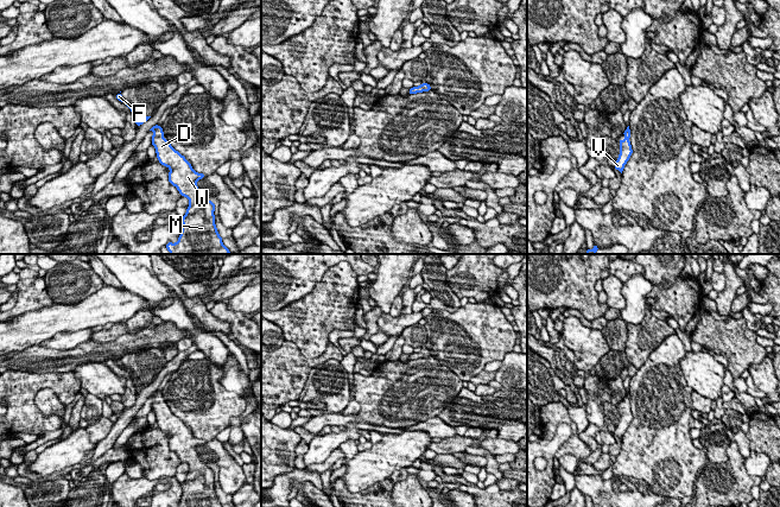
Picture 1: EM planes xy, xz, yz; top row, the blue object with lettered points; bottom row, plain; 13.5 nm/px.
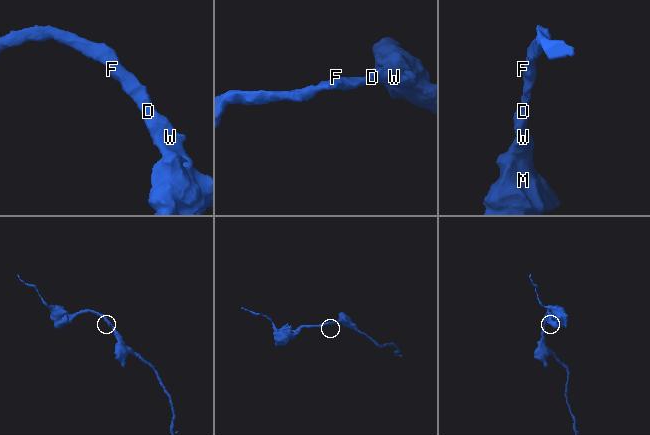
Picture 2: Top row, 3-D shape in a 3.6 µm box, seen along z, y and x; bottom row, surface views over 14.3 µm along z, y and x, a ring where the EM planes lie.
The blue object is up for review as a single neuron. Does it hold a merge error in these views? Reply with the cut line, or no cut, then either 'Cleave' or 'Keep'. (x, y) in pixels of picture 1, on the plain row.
No split. Keep

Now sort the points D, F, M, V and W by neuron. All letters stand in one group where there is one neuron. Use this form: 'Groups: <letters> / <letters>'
Groups: D F M V W

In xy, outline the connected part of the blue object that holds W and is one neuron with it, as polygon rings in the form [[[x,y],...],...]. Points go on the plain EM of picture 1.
[[[157,389],[150,397],[153,398],[152,411],[159,429],[170,435],[170,450],[177,454],[180,462],[189,464],[178,507],[222,507],[215,490],[215,470],[203,463],[197,452],[205,441],[196,438],[185,423],[171,412],[161,392]]]

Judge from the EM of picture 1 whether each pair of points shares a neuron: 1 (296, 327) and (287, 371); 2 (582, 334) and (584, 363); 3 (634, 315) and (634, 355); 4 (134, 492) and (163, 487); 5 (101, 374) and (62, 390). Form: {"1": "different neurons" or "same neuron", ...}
{"1": "different neurons", "2": "same neuron", "3": "different neurons", "4": "same neuron", "5": "different neurons"}

